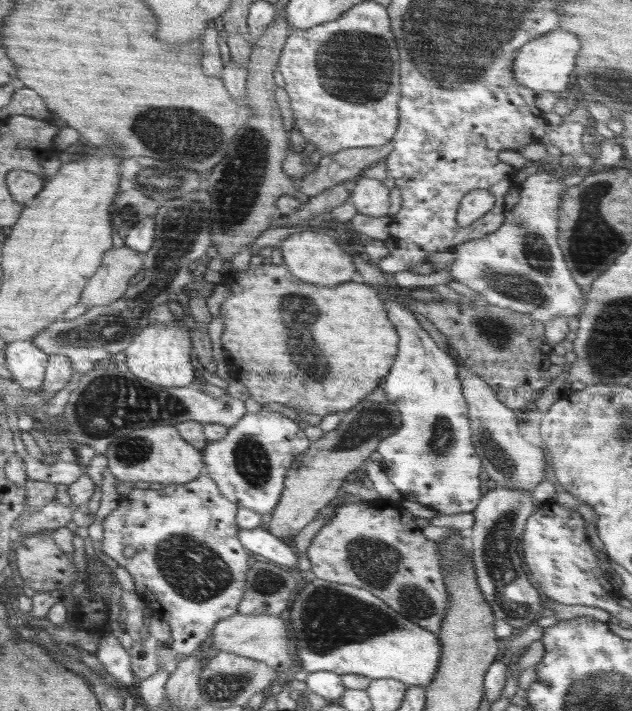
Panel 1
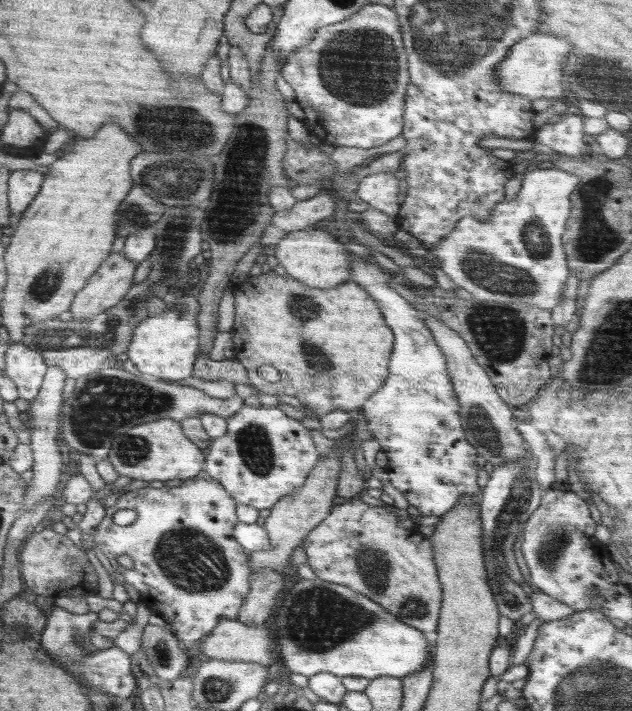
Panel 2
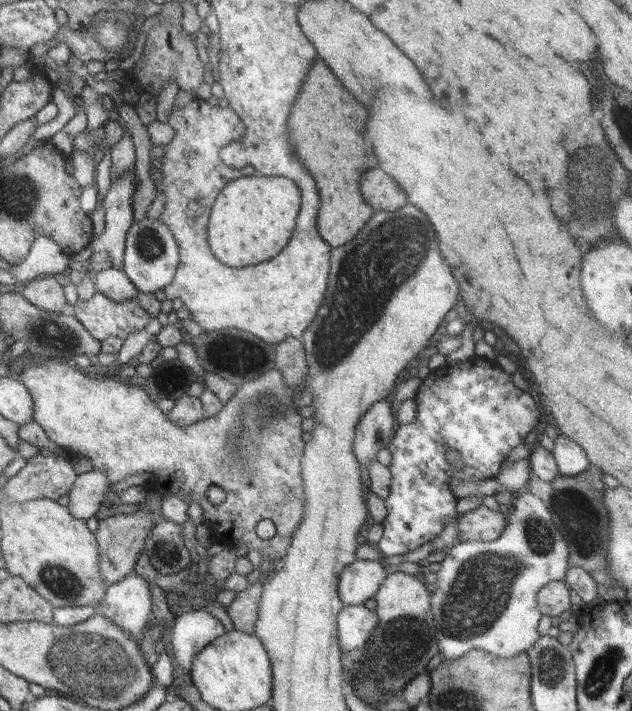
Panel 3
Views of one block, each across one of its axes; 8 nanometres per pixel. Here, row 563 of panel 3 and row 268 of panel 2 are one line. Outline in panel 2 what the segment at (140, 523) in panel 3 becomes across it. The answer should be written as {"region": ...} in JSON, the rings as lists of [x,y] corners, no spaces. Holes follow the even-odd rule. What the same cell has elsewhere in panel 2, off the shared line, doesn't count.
{"region":[[[112,250],[98,267],[98,270],[85,282],[86,286],[76,294],[70,308],[72,318],[86,319],[86,317],[101,314],[104,310],[119,304],[134,285],[133,276],[136,267],[136,261],[128,259],[122,251],[115,252]]]}

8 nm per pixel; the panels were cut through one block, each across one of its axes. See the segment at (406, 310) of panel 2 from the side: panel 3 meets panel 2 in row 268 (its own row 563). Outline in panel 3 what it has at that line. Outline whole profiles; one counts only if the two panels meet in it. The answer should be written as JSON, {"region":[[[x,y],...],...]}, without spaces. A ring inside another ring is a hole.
{"region":[[[356,559],[340,573],[338,594],[345,605],[364,605],[374,597],[389,570],[381,561]]]}

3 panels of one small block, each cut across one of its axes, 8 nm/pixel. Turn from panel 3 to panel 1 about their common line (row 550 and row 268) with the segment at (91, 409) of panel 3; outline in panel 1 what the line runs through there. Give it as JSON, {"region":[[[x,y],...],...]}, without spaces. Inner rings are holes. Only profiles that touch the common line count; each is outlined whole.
{"region":[[[265,261],[254,270],[248,268],[232,275],[226,274],[223,282],[231,286],[231,294],[229,292],[219,309],[226,326],[222,333],[222,346],[234,375],[248,388],[250,398],[256,402],[262,405],[281,402],[298,414],[306,412],[323,417],[341,414],[364,400],[388,374],[397,353],[398,334],[386,318],[384,302],[372,294],[363,281],[356,284],[354,280],[333,287],[316,286],[292,276],[285,264]],[[336,340],[342,340],[340,344],[344,346],[336,348]],[[332,384],[338,384],[338,392],[332,392]]]}

